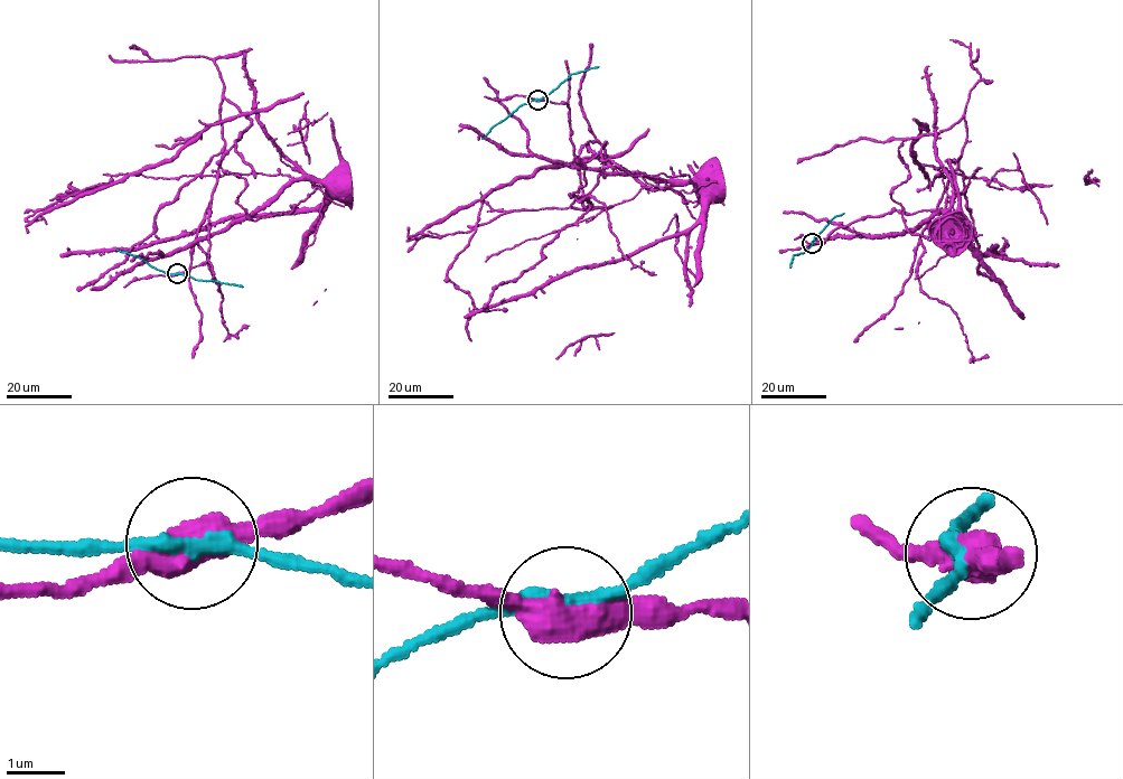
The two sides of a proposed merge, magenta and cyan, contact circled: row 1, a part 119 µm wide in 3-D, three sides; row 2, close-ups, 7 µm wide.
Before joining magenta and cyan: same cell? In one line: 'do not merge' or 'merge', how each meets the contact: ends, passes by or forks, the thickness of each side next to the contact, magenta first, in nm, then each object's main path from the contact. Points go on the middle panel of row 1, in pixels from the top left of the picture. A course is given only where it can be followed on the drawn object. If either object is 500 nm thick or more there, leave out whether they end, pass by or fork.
do not merge; calibres 550 and 280 nm; course magenta (537, 100), (569, 108), (585, 207), (597, 141), (579, 158), (605, 142), (702, 212), (464, 318); course cyan (537, 100), (572, 74), (599, 66)

